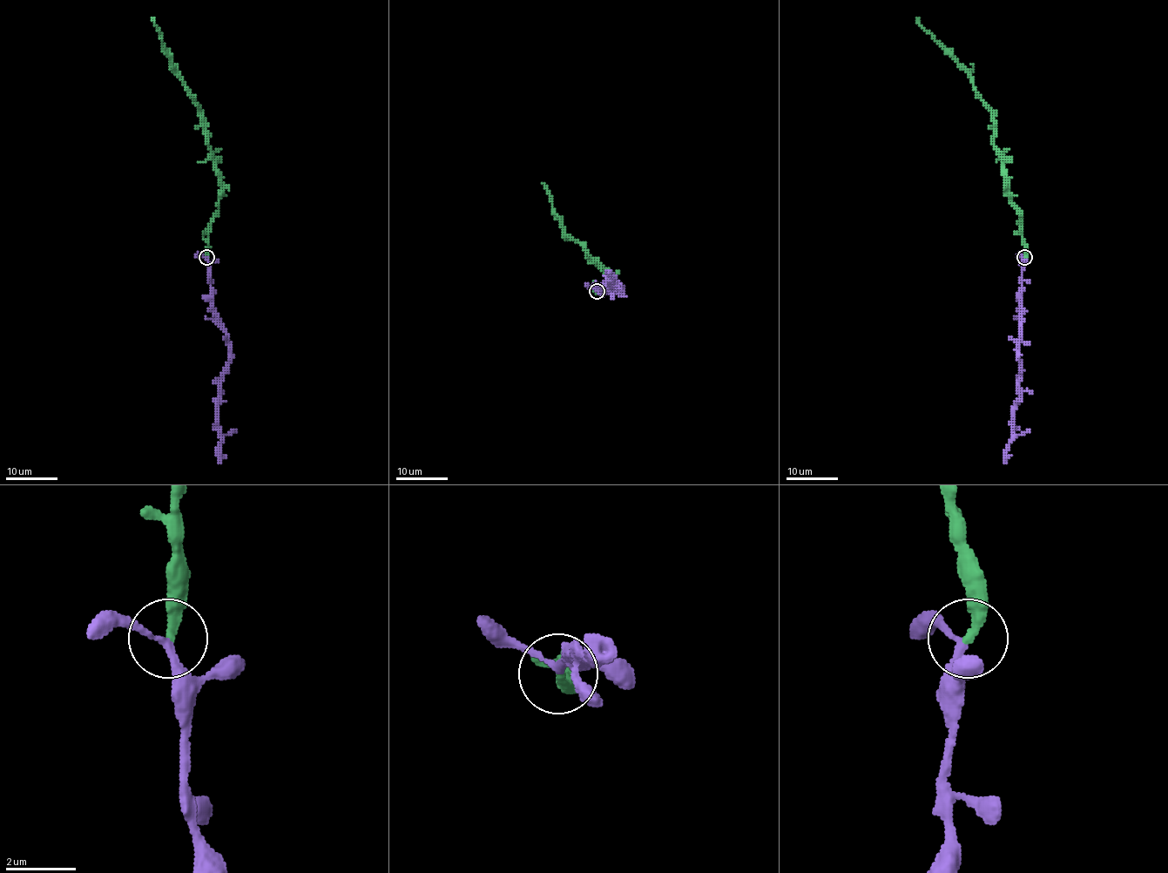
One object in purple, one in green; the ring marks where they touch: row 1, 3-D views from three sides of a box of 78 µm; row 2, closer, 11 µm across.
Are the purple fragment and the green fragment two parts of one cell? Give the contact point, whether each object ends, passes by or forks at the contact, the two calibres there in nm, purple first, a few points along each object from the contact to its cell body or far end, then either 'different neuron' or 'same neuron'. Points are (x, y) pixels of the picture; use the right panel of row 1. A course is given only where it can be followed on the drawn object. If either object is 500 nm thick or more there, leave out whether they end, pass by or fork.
(1024, 257) | purple passes by | green ends | 190/320 nm | purple via (1023, 256), (1020, 342), (1017, 348), (1018, 403), (1014, 411), (1014, 431), (1007, 458), (1009, 455) | green via (1025, 256), (1020, 213), (1009, 199), (1002, 153), (993, 140), (993, 111), (976, 91), (971, 75), (917, 18) | same neuron

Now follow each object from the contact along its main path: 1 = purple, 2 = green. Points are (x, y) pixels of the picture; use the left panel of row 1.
1: (206, 256), (211, 309), (216, 323), (226, 332), (229, 348), (218, 411), (219, 453), (223, 458), (226, 455)
2: (206, 256), (207, 232), (219, 199), (220, 174), (206, 140), (205, 120), (199, 103), (174, 68), (151, 18)

